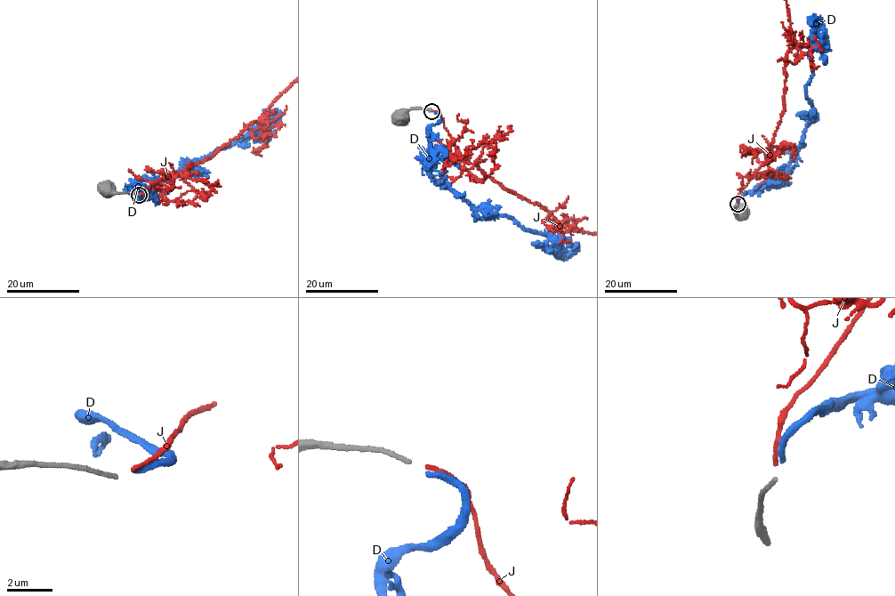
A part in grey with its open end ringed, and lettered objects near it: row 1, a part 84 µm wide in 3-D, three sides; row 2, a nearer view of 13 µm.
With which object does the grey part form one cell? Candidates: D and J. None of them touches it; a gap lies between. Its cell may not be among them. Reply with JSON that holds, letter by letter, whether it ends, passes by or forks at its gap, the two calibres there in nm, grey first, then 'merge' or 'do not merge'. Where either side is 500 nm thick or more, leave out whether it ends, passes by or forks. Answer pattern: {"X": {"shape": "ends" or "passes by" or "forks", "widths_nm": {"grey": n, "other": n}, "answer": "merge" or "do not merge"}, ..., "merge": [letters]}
{"D": {"shape": "ends", "widths_nm": {"grey": 170, "other": 240}, "answer": "do not merge"}, "J": {"shape": "ends", "widths_nm": {"grey": 170, "other": 160}, "answer": "do not merge"}, "merge": []}

